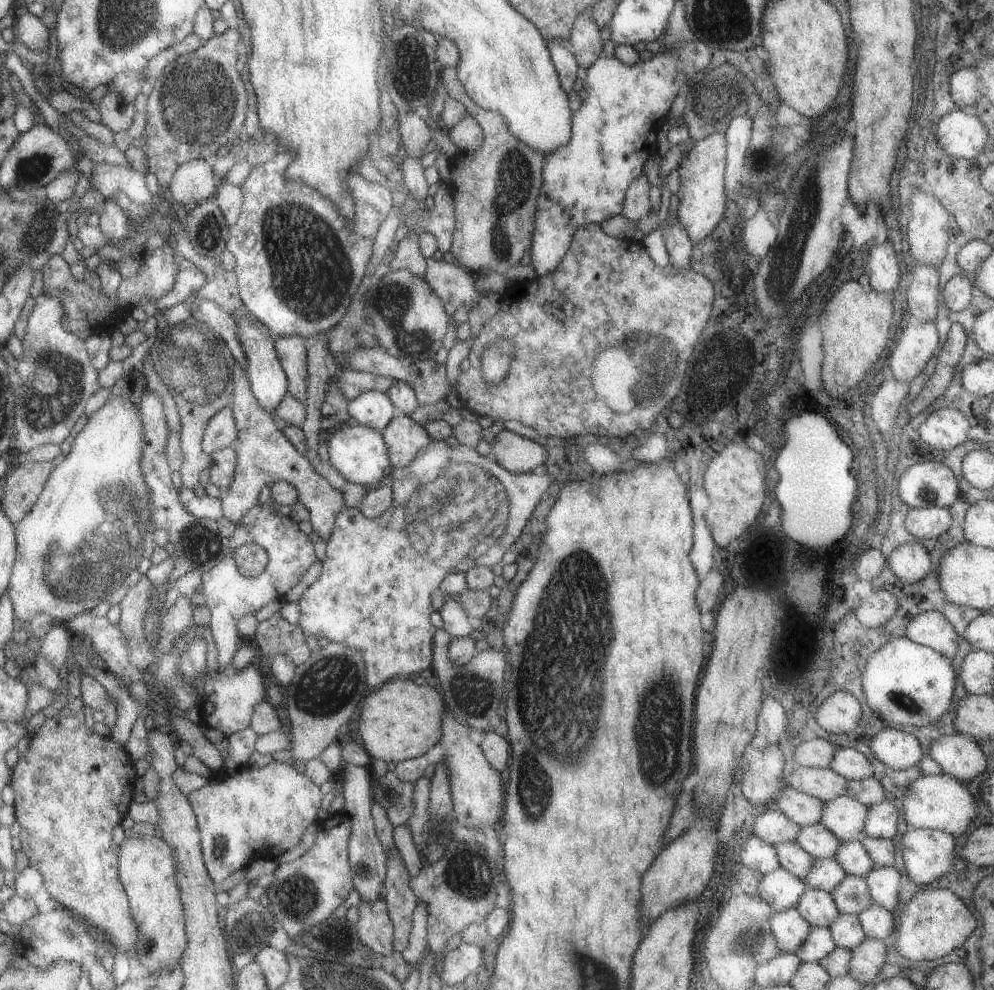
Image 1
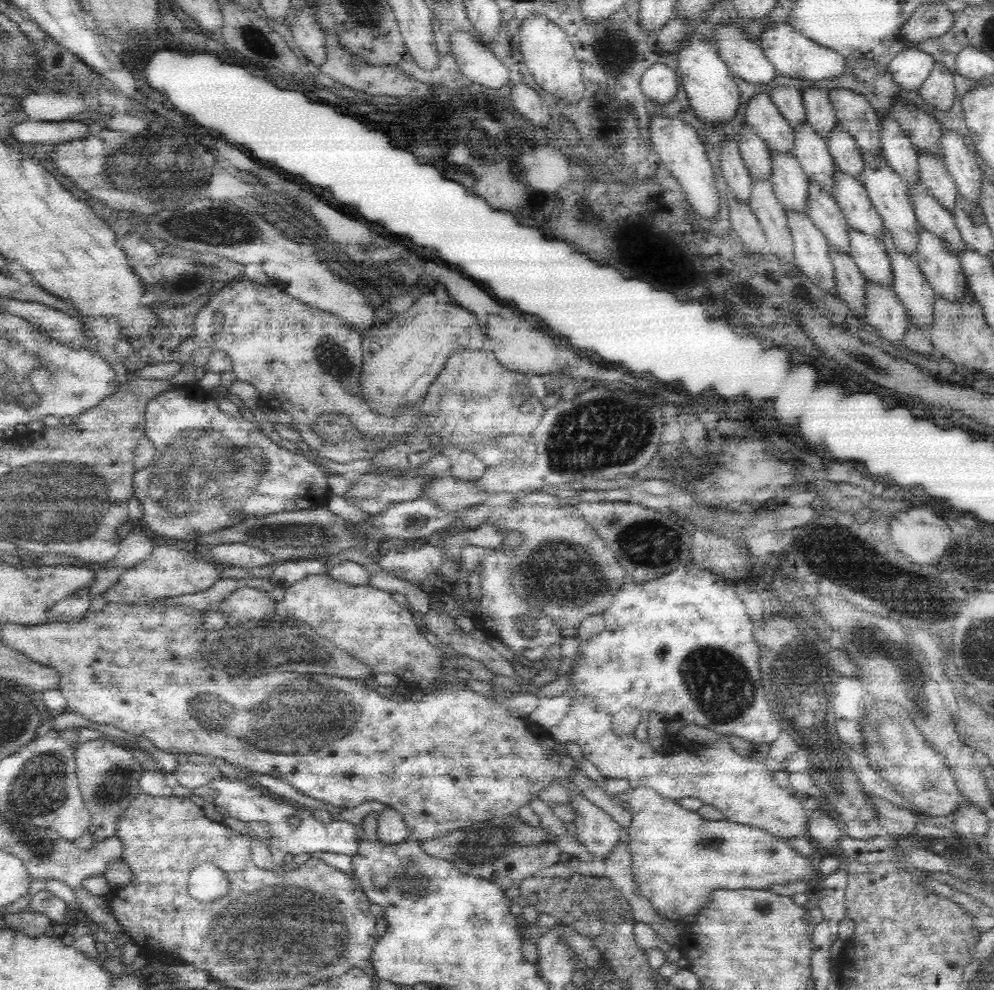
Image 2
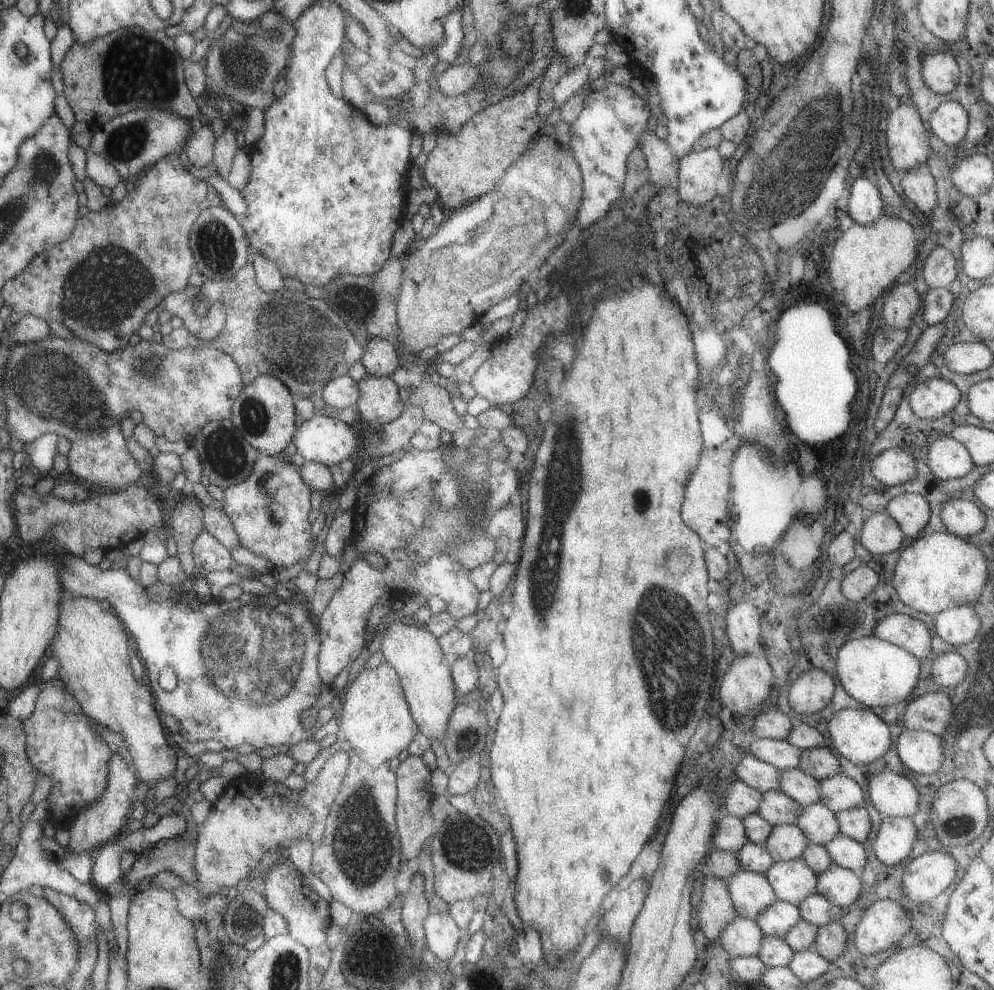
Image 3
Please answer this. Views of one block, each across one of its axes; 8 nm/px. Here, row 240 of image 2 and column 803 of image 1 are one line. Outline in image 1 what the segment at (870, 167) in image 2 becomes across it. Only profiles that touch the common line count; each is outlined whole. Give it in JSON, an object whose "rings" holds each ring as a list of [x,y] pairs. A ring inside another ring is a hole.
{"rings":[[[805,890],[799,896],[795,910],[809,924],[809,928],[827,928],[839,914],[831,900],[831,894],[823,890]]]}

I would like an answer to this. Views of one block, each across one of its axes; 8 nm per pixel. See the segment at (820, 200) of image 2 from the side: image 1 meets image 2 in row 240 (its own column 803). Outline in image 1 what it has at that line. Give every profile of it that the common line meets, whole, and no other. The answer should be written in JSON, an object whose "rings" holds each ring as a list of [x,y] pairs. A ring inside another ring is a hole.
{"rings":[[[817,822],[811,826],[801,826],[795,836],[795,844],[811,858],[833,858],[839,846],[837,838]]]}

